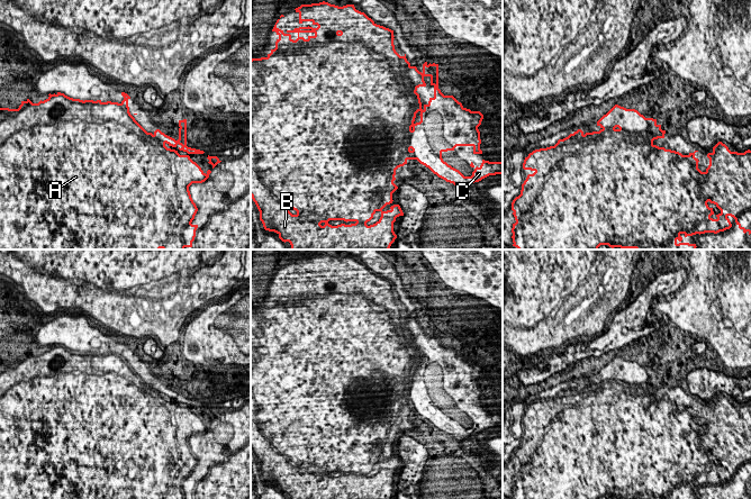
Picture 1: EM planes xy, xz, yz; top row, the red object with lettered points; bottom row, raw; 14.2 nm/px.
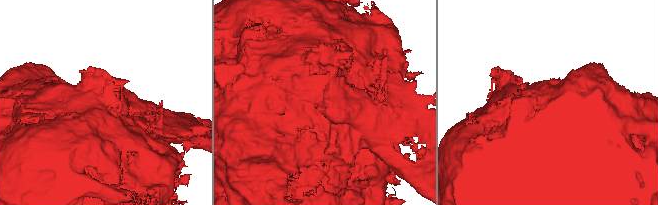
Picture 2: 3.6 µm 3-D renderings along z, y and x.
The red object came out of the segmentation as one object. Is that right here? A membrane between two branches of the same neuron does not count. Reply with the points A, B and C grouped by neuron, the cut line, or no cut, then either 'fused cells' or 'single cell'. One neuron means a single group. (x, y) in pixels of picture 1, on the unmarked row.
groups A B / C; cut yz (649, 377), (645, 382), (640, 383), (620, 381); fused cells

